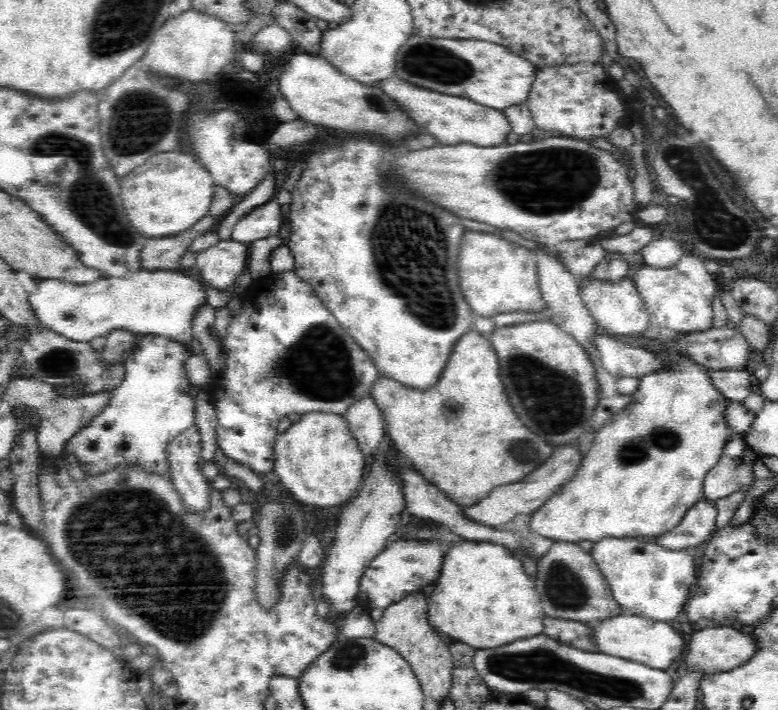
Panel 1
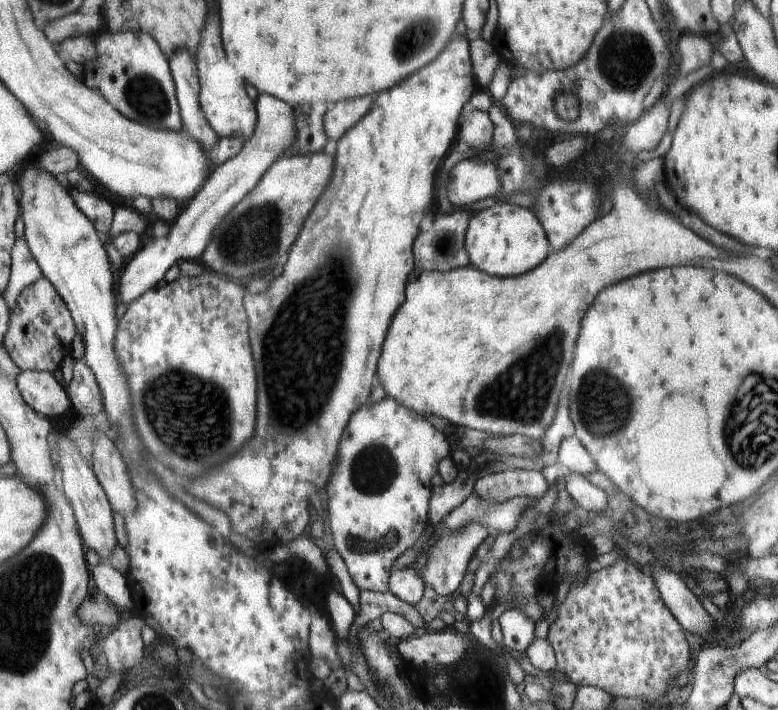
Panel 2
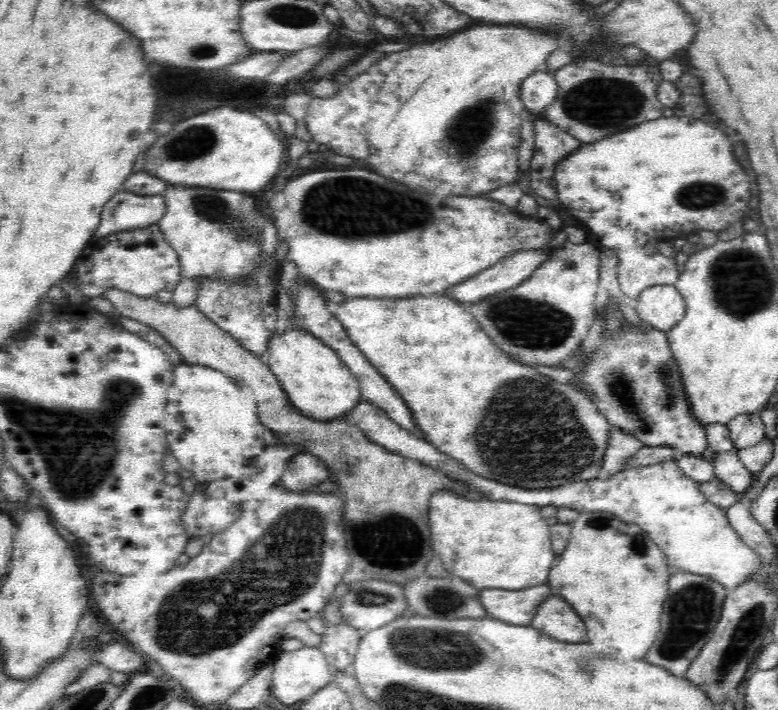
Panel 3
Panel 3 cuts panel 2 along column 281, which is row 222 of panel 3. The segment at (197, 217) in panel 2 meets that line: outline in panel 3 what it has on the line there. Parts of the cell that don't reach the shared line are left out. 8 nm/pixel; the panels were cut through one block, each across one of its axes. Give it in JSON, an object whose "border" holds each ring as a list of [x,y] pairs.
{"border":[[[127,190],[117,192],[106,206],[93,238],[104,238],[112,232],[146,227],[158,222],[166,212],[163,195],[138,196]]]}

